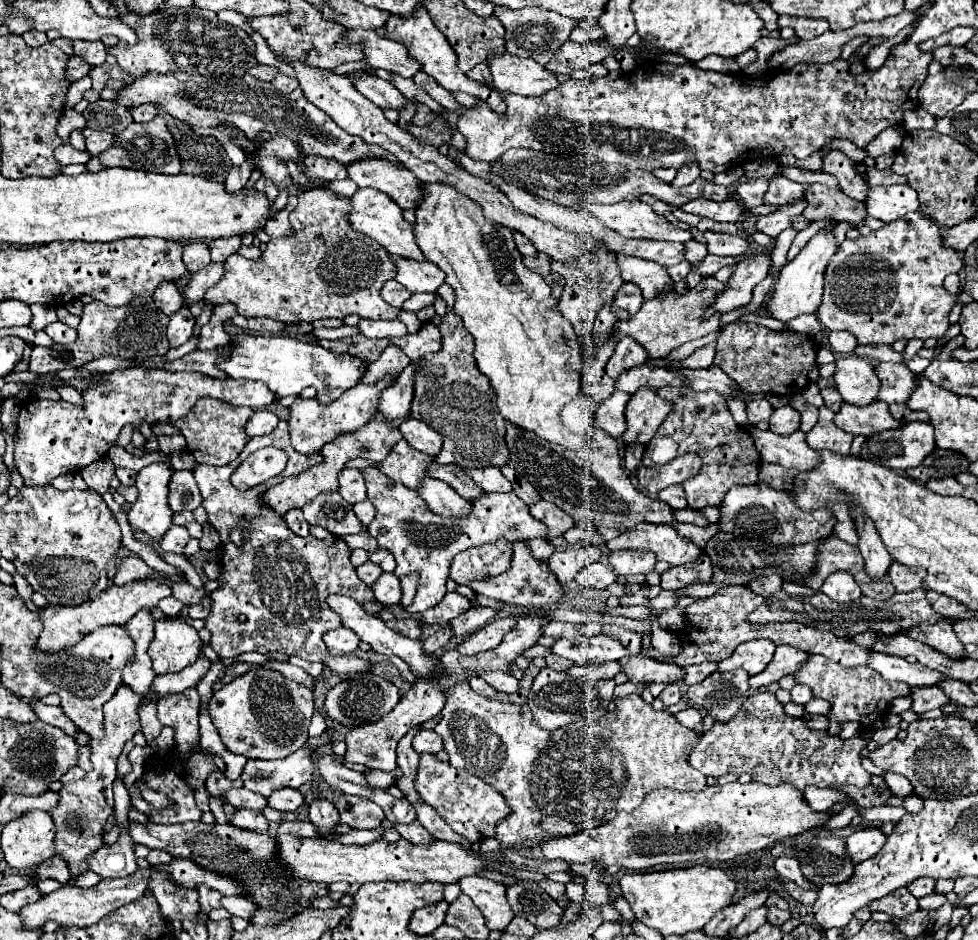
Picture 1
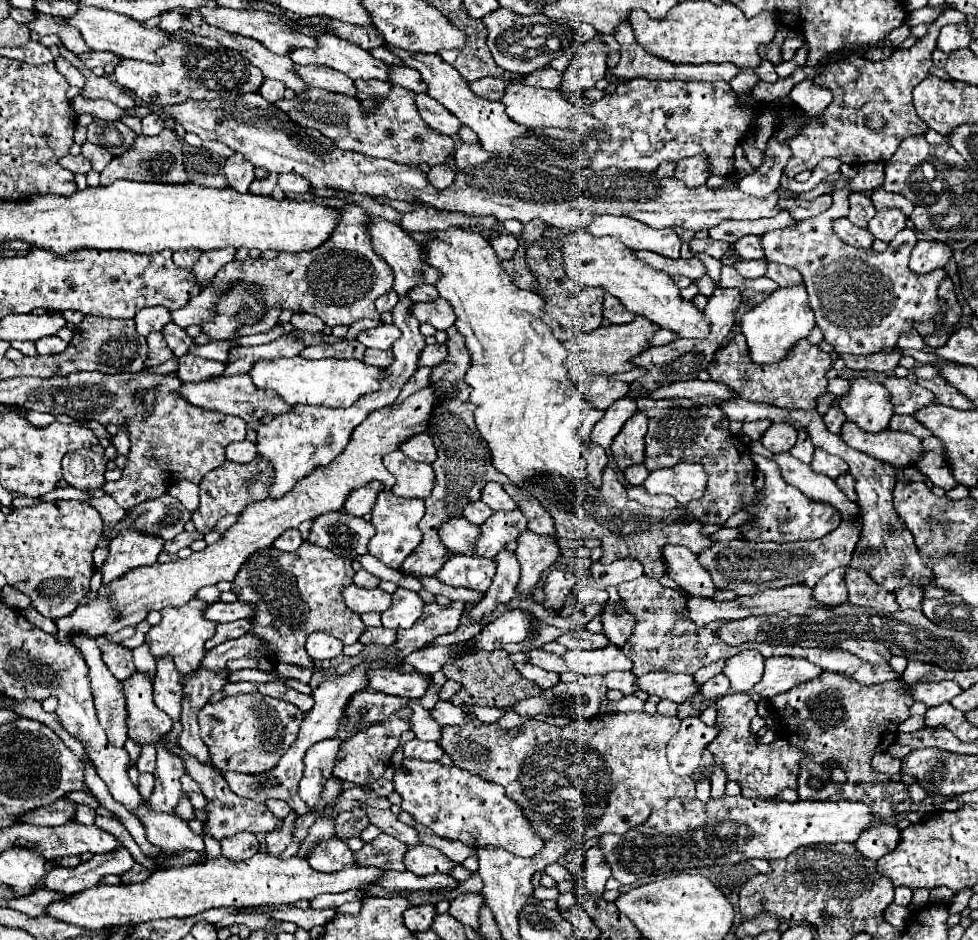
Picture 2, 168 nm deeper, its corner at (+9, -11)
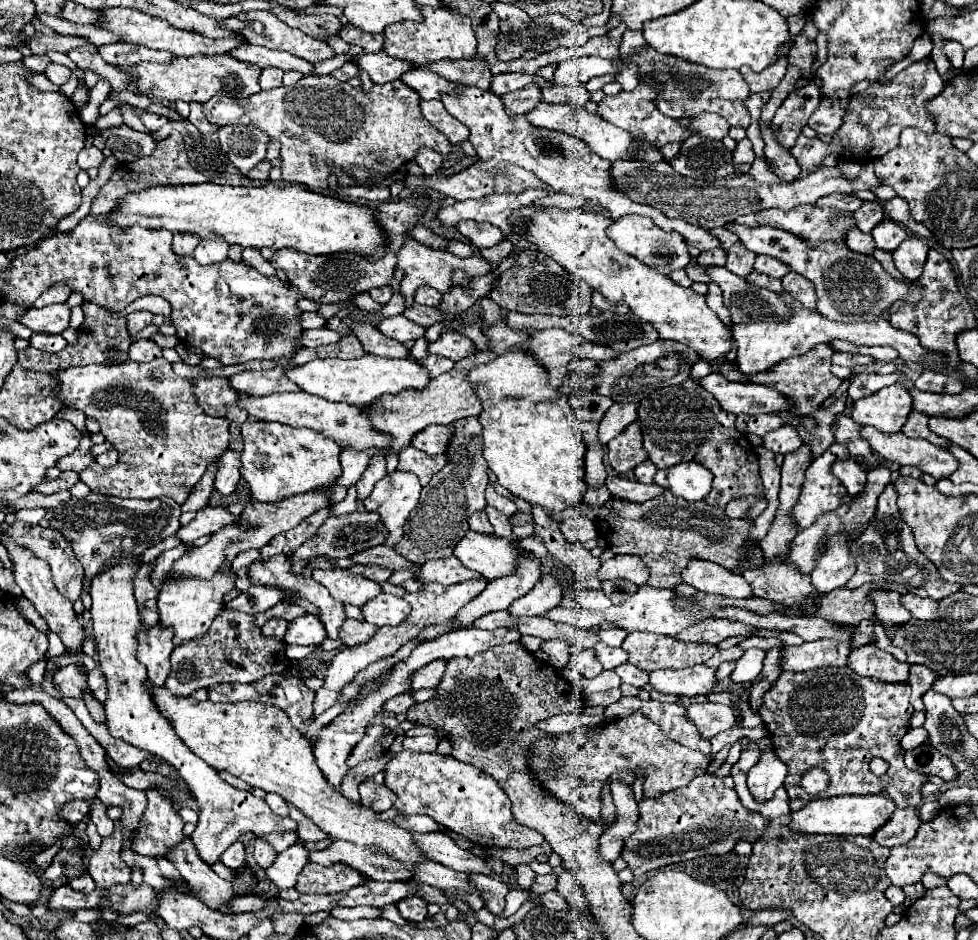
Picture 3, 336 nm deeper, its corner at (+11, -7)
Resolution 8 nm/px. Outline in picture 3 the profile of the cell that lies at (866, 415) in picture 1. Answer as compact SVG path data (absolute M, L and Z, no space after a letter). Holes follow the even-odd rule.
M862 426L860 436L870 444L872 452L898 462L900 466L914 464L922 472L934 476L936 480L948 478L956 470L956 458L946 452L944 448L938 448L930 444L928 440L918 440L918 438L908 438L902 432L896 434L882 434L872 426Z

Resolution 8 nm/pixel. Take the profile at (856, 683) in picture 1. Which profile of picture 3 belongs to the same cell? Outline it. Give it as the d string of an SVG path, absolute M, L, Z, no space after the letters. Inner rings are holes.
M846 666L820 668L804 674L782 672L778 680L772 684L772 688L762 696L762 706L758 712L764 720L764 728L770 734L776 756L790 768L790 774L784 782L784 788L790 796L790 810L802 808L812 798L832 798L840 794L880 794L890 798L898 808L920 808L922 806L920 786L926 782L926 778L924 774L912 772L904 766L904 750L900 748L900 740L910 728L910 714L914 712L908 698L910 698L908 682L888 684L874 678L862 678L856 676L856 672L852 672ZM876 756L886 758L890 764L888 772L882 776L874 776L870 772L870 760ZM810 766L824 768L830 776L828 788L814 796L806 794L800 786L800 774Z

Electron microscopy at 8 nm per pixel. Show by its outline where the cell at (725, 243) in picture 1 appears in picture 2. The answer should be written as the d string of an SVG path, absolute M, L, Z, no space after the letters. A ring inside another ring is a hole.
M752 260L752 262L734 262L736 270L744 278L760 278L766 274L766 260Z

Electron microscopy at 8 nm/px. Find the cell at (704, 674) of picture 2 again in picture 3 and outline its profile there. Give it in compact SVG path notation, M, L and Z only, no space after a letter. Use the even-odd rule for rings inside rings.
M734 646L734 648L728 648L728 650L720 650L720 652L716 652L706 664L708 664L708 668L712 666L712 668L718 668L722 662L734 662L734 660L738 660L742 656L742 650L738 648L738 646Z

